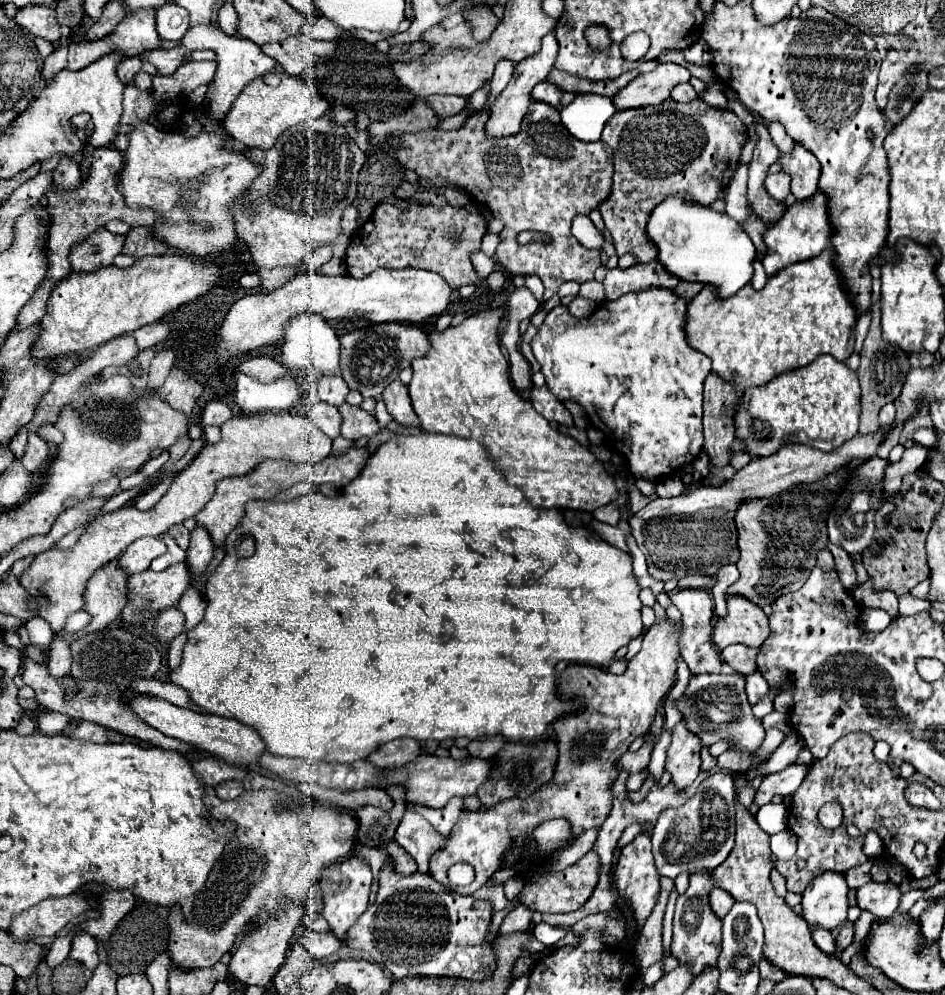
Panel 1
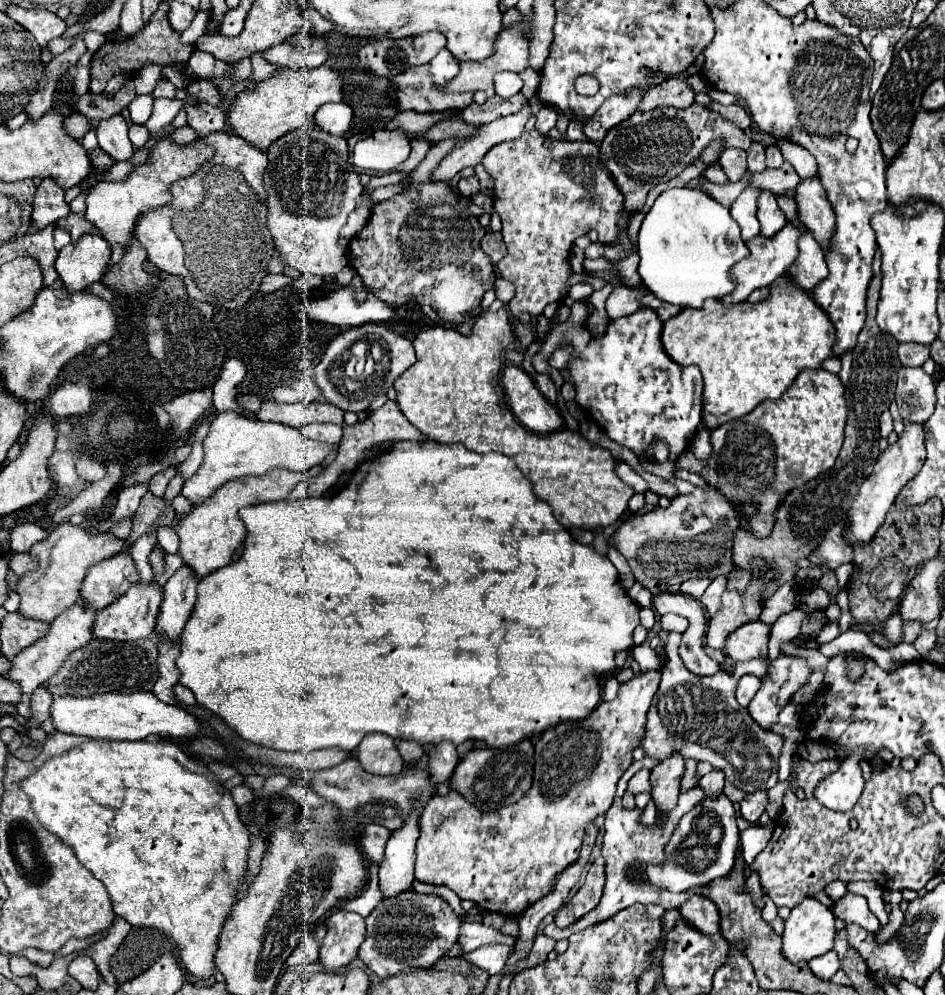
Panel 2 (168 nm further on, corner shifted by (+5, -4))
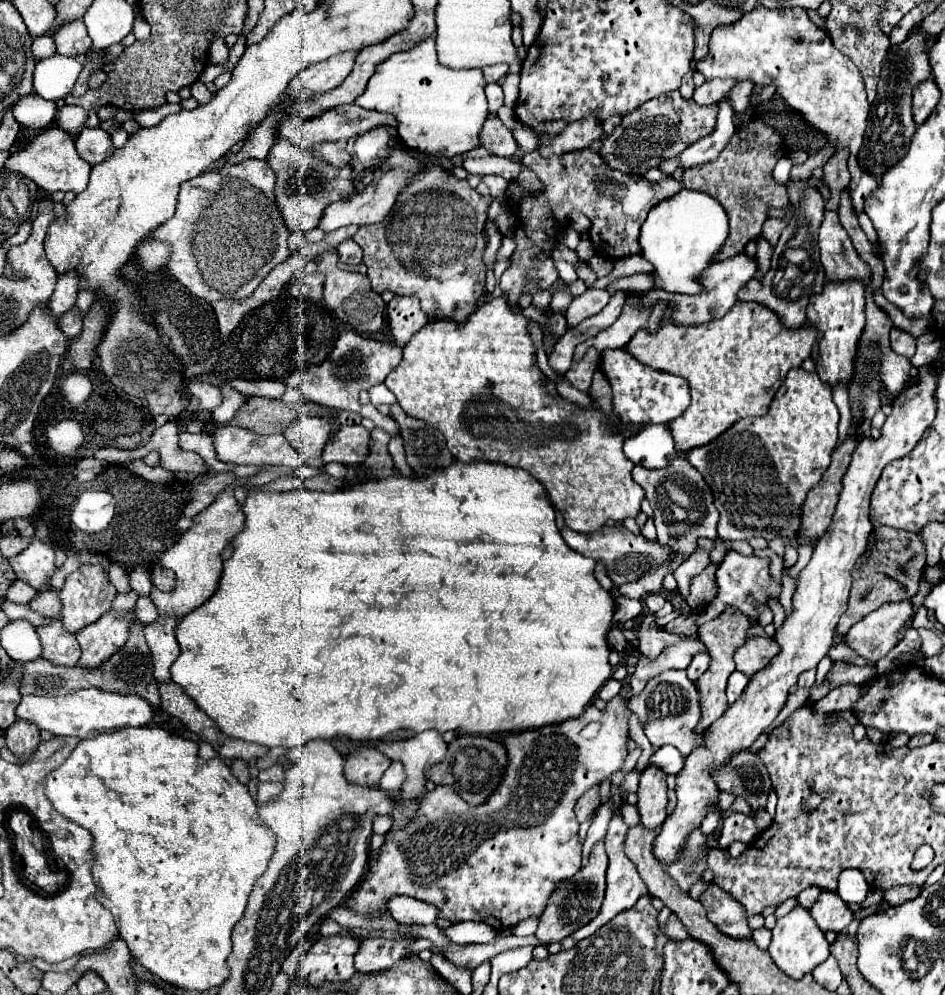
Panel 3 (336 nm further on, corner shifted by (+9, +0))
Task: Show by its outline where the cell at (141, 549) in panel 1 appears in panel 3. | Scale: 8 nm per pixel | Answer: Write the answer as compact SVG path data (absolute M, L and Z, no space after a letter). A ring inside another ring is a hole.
M100 564L92 566L82 566L80 570L68 574L64 588L60 590L60 600L62 600L62 624L70 628L70 632L78 632L80 628L96 622L102 614L106 614L116 598L118 590L114 588L112 582L108 582L108 572Z

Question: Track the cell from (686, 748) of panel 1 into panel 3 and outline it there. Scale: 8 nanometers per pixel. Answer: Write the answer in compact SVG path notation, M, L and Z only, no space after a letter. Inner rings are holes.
M648 766L640 776L638 788L638 812L646 828L656 828L666 820L668 784L666 774L658 766Z

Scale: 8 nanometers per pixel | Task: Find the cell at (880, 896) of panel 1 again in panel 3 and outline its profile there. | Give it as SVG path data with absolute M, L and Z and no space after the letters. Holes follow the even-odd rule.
M822 892L810 912L824 932L842 932L856 918L848 904L838 896L838 892Z

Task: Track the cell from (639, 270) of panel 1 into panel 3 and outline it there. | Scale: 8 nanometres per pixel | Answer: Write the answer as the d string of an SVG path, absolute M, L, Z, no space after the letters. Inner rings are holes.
M586 290L582 296L574 298L570 308L565 312L568 328L580 324L584 318L598 314L610 302L610 294L604 290Z

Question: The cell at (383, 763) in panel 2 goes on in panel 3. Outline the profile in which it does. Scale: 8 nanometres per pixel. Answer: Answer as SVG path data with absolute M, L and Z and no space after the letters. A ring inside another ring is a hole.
M358 750L346 756L344 764L344 776L352 784L362 784L362 786L376 786L390 766L390 758L384 756L378 750Z

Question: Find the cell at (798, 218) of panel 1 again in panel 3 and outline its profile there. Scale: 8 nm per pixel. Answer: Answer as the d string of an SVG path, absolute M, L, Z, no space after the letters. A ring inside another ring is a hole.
M740 252L736 256L730 256L728 260L716 262L710 266L710 272L706 272L706 276L702 276L702 284L706 284L706 292L696 294L696 296L676 296L670 292L658 292L658 288L652 288L648 292L644 292L644 304L648 302L656 302L656 300L666 300L668 304L674 304L680 308L680 312L674 314L674 318L678 320L678 324L704 324L716 318L722 318L738 300L738 292L746 286L746 282L750 282L758 272L758 260L756 256L748 256L746 252Z

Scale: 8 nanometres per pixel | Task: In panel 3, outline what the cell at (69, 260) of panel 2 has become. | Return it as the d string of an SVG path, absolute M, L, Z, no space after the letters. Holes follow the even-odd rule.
M68 270L62 276L58 276L56 290L48 302L52 312L56 312L56 316L62 316L64 312L68 312L76 304L78 284L80 284L80 276L76 274L76 270Z

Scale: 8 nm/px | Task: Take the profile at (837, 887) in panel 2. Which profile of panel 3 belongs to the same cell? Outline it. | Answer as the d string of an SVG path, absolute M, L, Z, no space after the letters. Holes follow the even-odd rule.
M810 886L810 888L806 888L804 892L798 894L798 902L800 902L804 908L812 908L812 904L818 900L820 894L822 894L822 888L818 888L818 886Z

